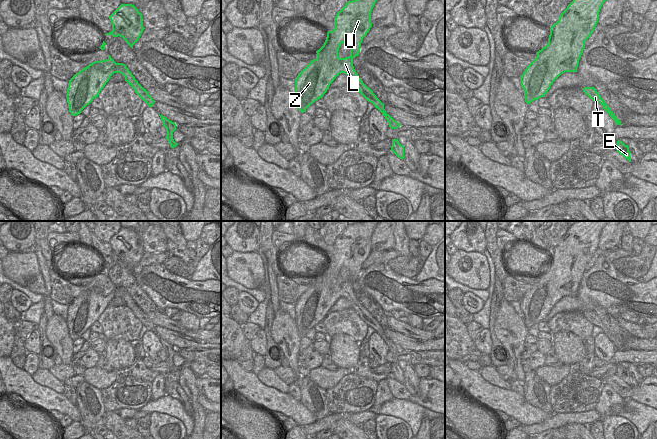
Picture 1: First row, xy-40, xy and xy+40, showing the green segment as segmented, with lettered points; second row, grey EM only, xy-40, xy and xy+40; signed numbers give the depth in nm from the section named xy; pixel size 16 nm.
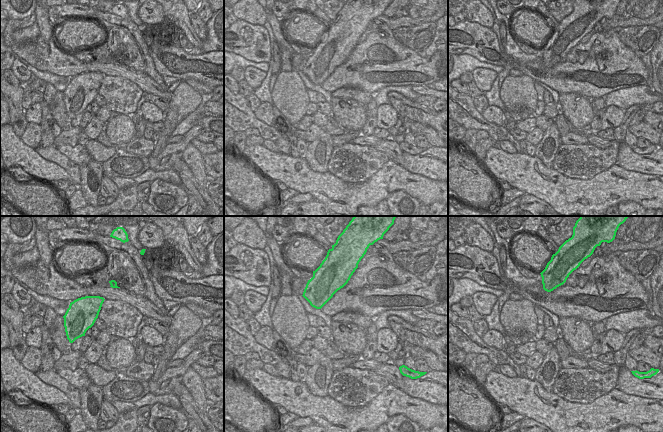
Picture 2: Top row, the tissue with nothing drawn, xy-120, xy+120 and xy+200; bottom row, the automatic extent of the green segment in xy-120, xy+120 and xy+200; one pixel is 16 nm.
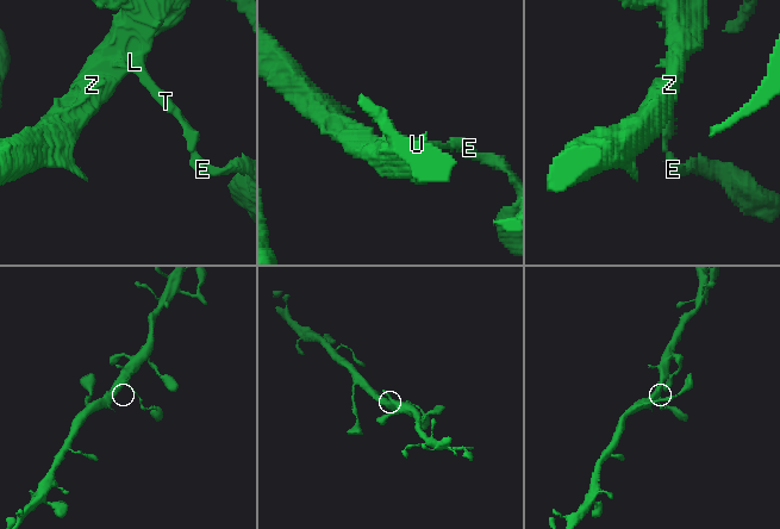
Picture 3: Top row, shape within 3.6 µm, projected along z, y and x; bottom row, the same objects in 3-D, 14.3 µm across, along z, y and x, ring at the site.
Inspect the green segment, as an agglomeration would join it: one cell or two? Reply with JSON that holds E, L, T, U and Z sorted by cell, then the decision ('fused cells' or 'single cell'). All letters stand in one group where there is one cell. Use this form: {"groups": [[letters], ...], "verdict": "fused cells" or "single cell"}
{"groups": [["E", "L", "T", "U", "Z"]], "verdict": "single cell"}

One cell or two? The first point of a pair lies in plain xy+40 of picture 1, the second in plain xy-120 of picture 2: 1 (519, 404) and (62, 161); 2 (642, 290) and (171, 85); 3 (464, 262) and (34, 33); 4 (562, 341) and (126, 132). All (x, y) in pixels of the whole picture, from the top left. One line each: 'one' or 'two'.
1: two
2: two
3: one
4: one

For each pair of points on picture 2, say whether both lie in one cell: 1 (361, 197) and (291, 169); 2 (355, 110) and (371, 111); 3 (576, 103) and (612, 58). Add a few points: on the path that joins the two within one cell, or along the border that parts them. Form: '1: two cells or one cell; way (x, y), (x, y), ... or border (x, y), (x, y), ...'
1: one cell; way (344, 196), (338, 196), (329, 189), (308, 181)
2: two cells; border (364, 106), (367, 117)
3: two cells; border (559, 93), (578, 93), (592, 99)

